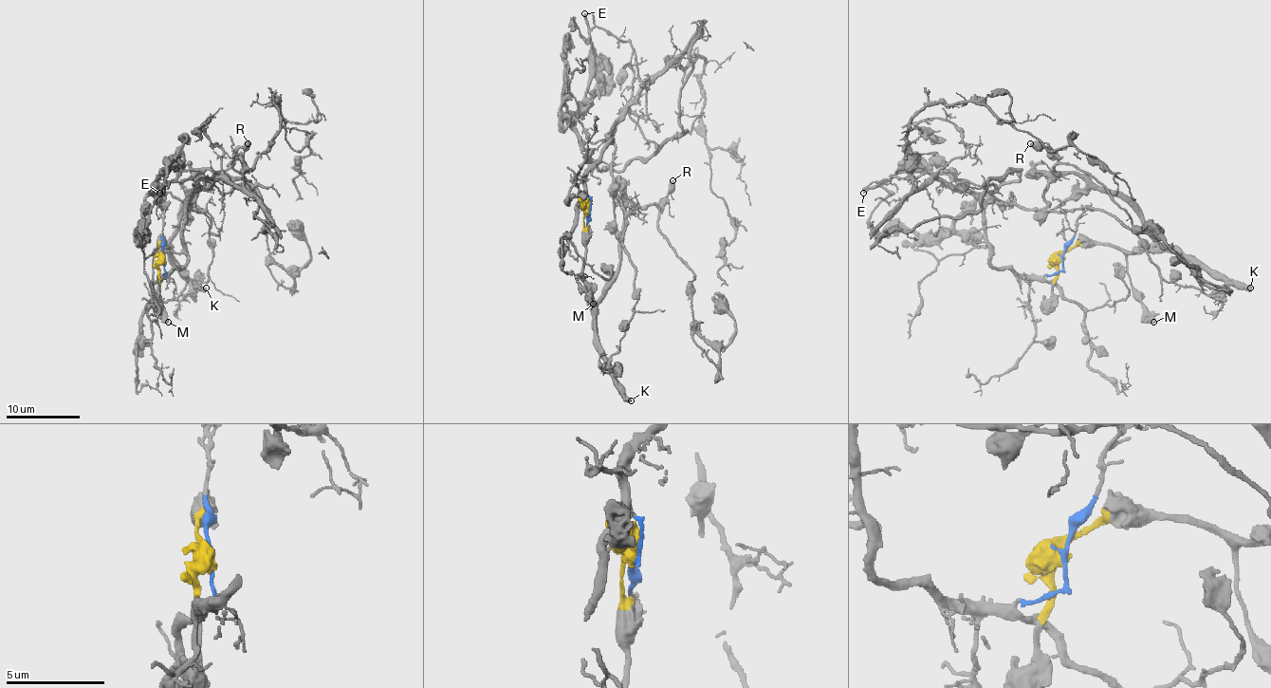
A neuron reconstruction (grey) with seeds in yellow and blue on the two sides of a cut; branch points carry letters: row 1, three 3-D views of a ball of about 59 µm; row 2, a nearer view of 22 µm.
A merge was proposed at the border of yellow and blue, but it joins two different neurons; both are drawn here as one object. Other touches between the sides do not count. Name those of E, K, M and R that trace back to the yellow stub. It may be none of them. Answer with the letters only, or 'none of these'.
K, M

